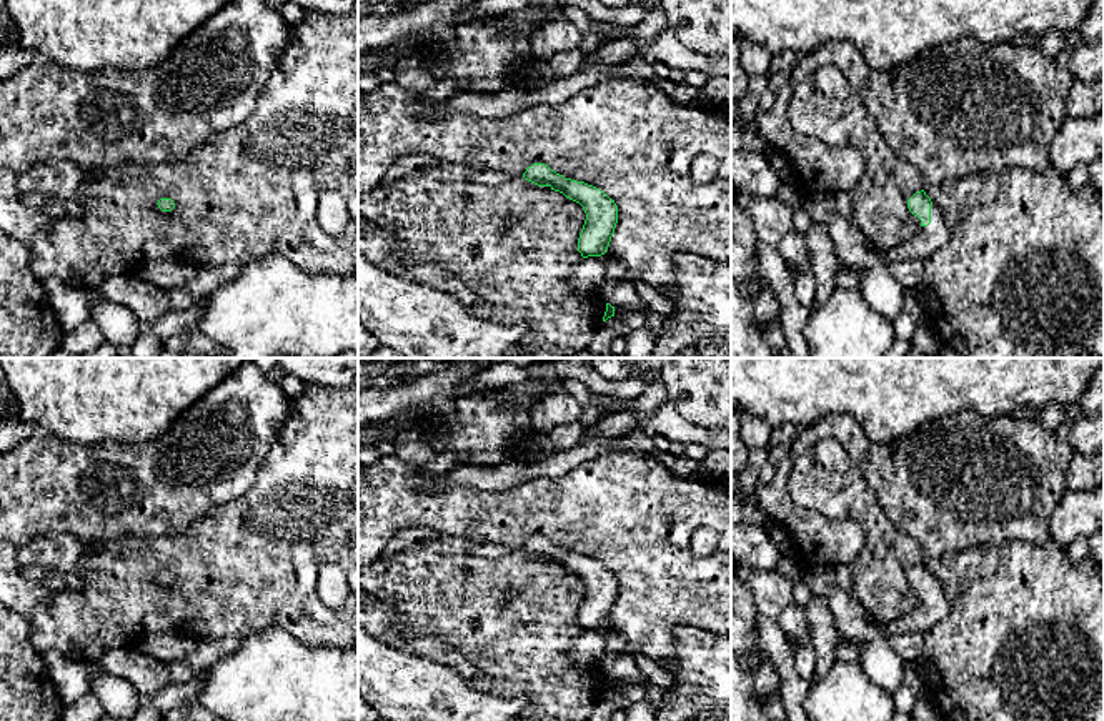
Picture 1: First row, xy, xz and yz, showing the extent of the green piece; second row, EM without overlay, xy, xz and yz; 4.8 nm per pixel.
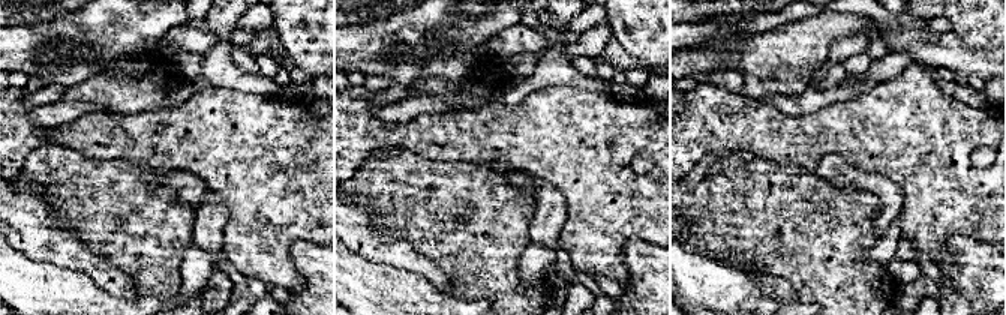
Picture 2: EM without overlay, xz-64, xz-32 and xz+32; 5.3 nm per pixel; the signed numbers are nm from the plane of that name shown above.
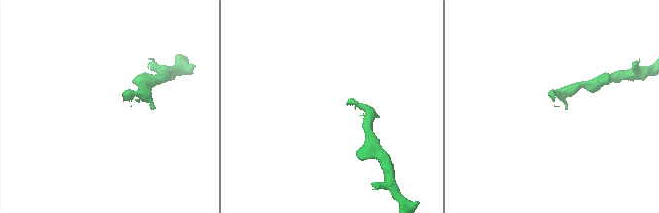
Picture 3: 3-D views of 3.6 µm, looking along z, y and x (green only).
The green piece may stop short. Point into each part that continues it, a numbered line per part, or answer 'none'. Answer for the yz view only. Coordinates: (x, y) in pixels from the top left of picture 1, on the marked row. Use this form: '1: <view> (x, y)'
1: yz (929, 238)

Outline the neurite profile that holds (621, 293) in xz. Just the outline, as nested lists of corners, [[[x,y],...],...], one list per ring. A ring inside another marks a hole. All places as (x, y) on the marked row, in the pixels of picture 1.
[[[624,280],[608,283],[604,281],[599,288],[601,296],[614,308],[633,308],[646,310],[648,305],[638,295],[638,288]]]

